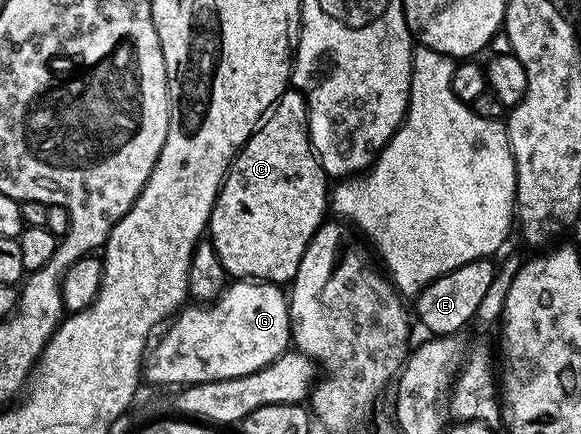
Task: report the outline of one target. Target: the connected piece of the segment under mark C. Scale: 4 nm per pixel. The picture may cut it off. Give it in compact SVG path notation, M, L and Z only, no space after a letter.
M287 89L235 155L210 214L208 239L214 244L227 276L238 281L265 281L279 285L294 280L312 237L328 215L332 187L326 182L326 170L310 143L306 99L301 91Z

